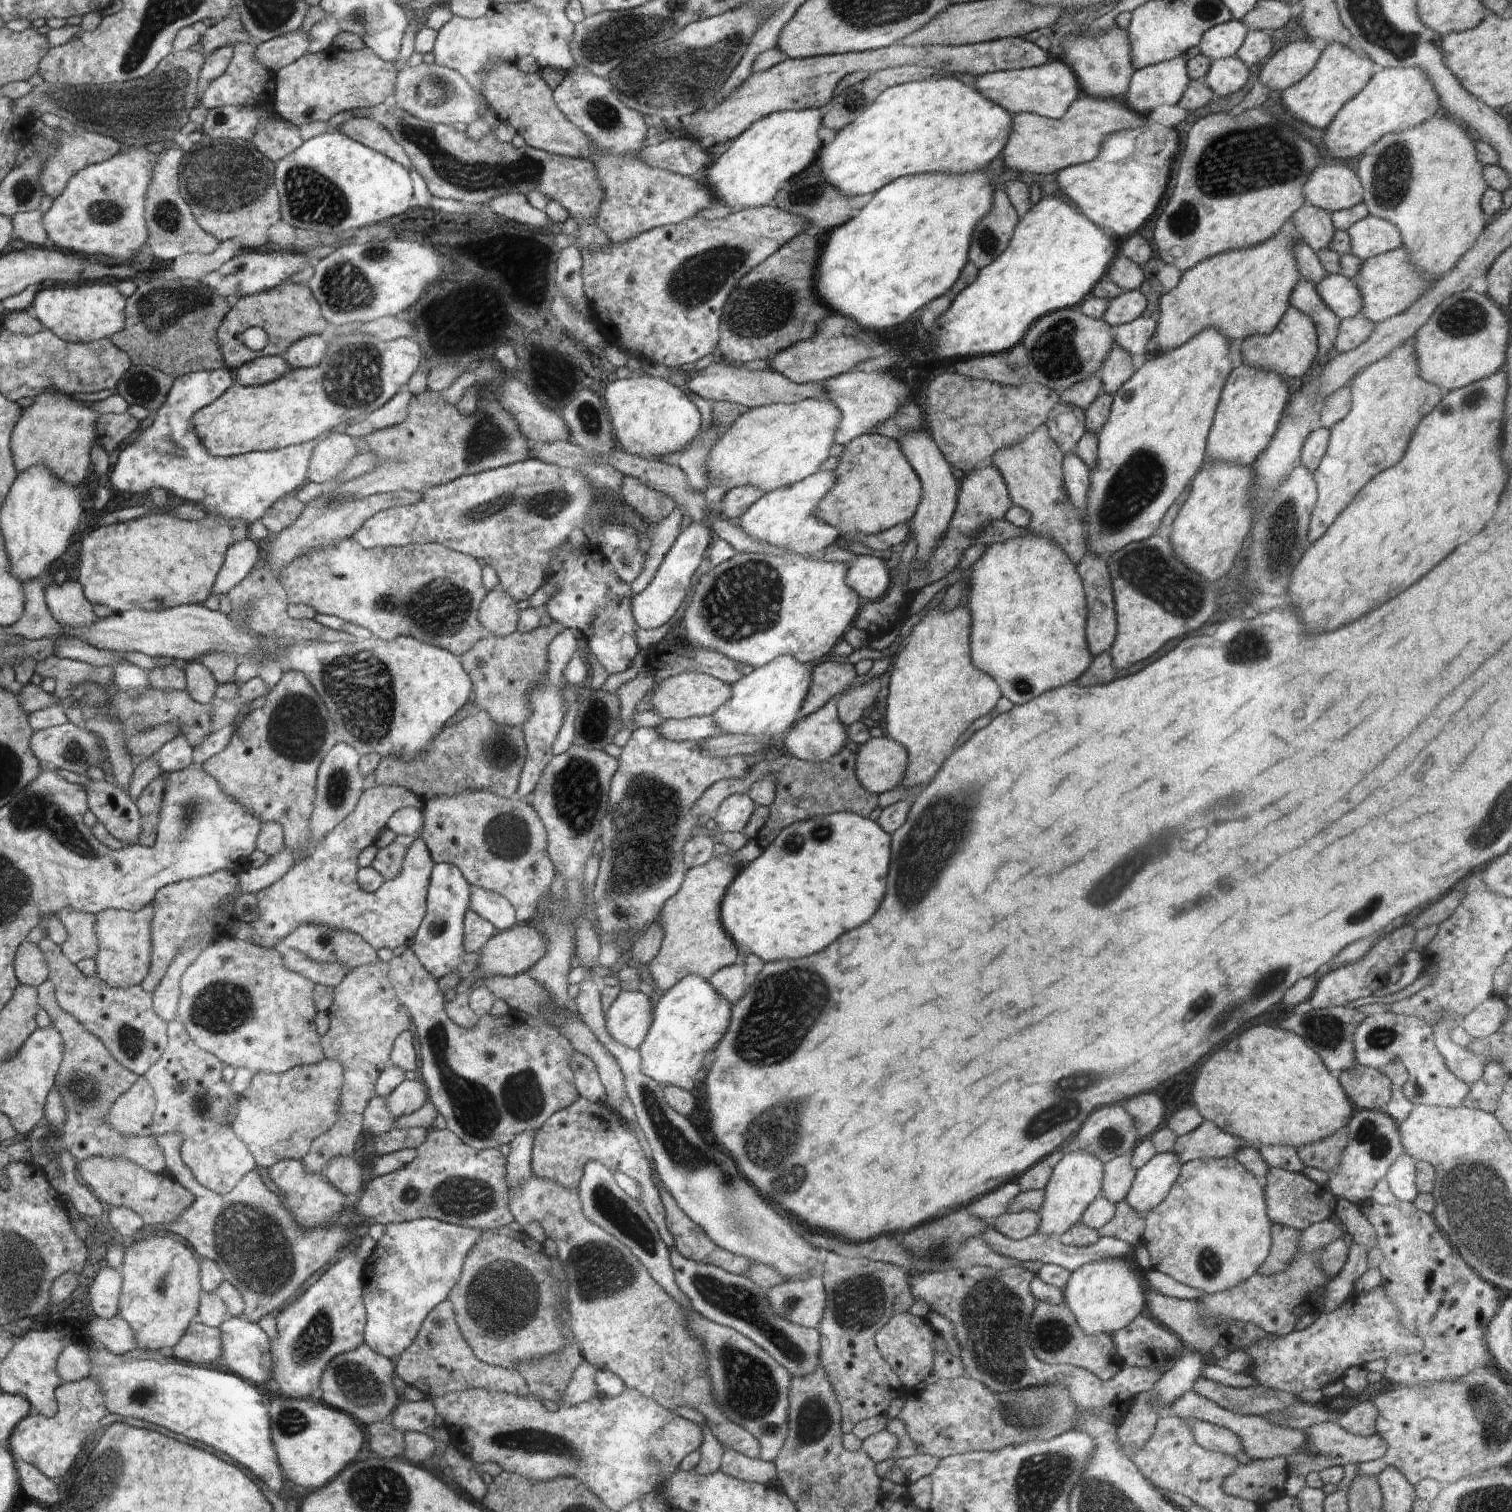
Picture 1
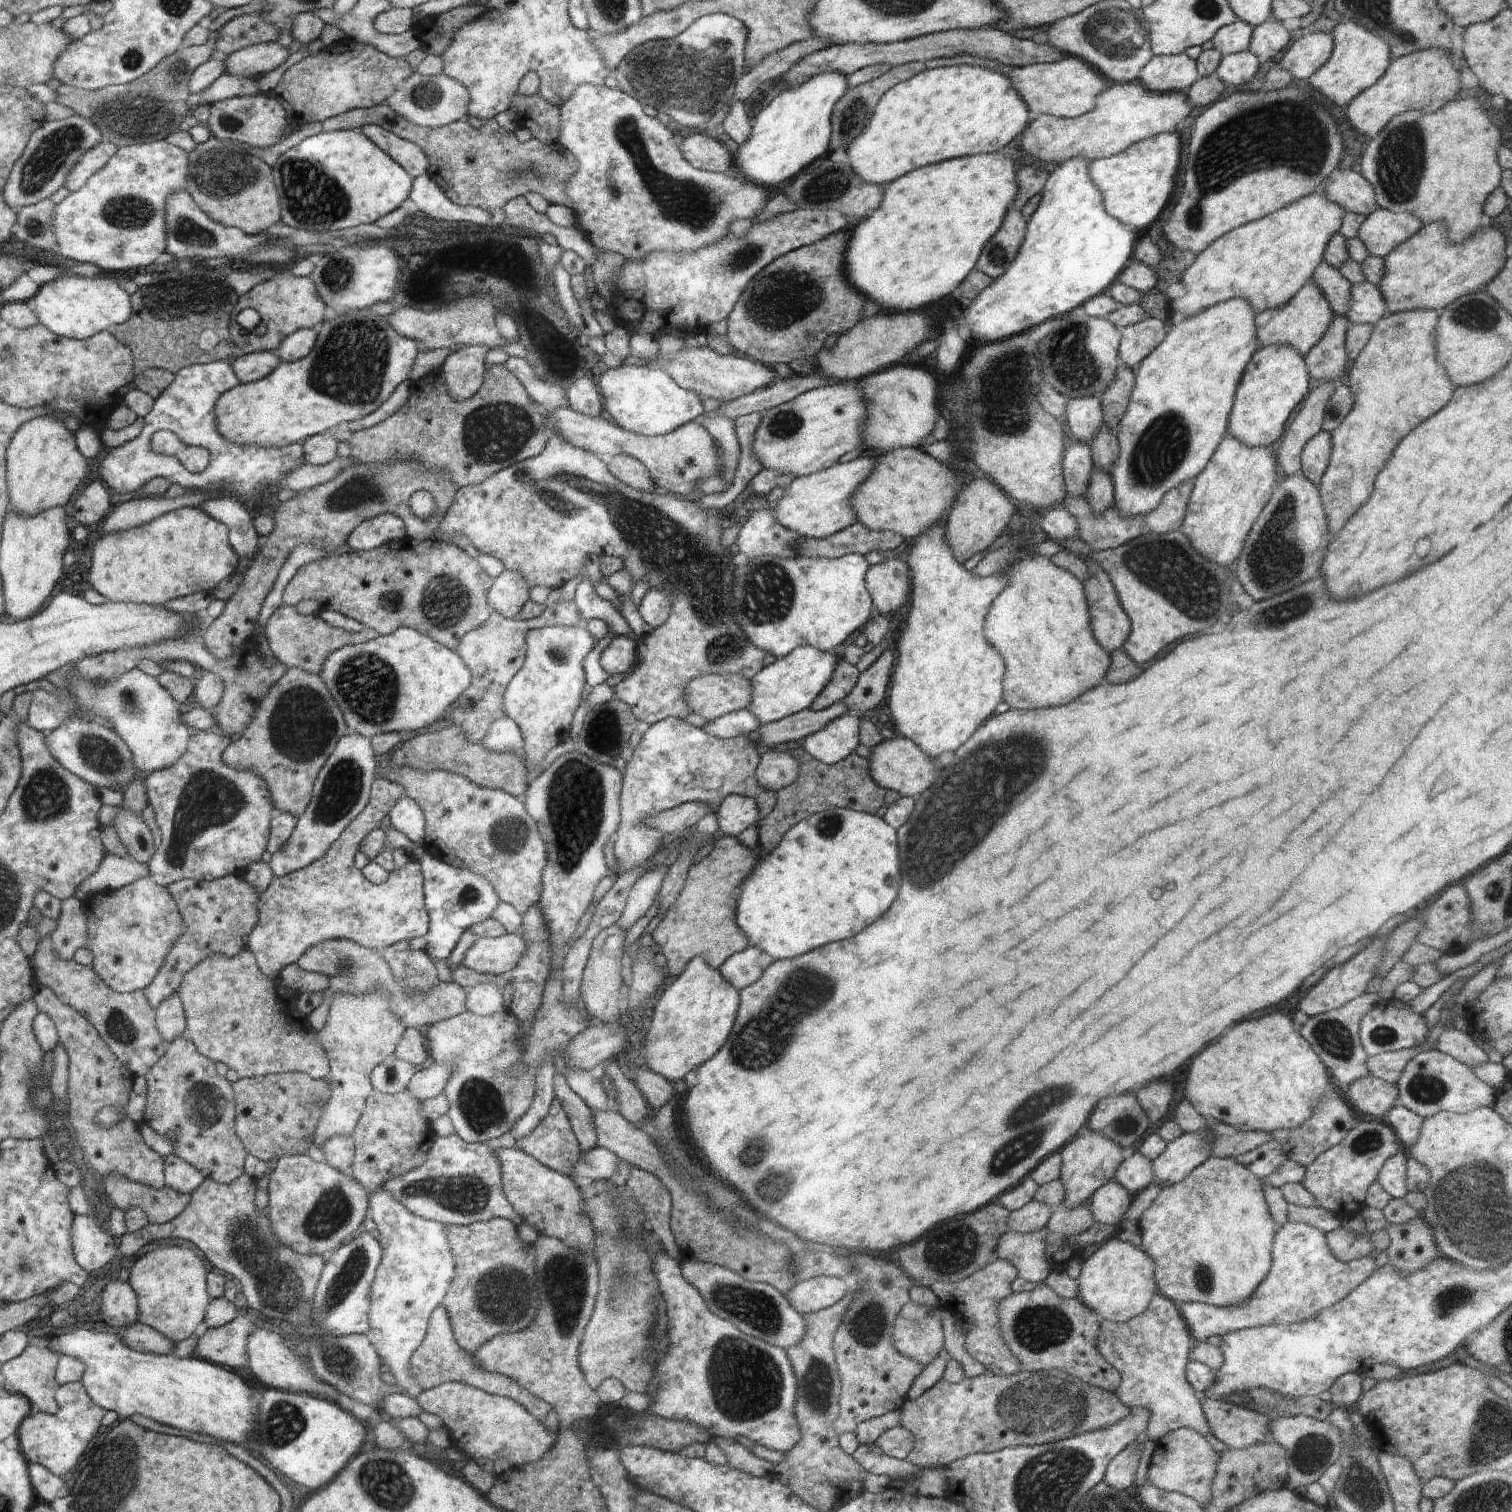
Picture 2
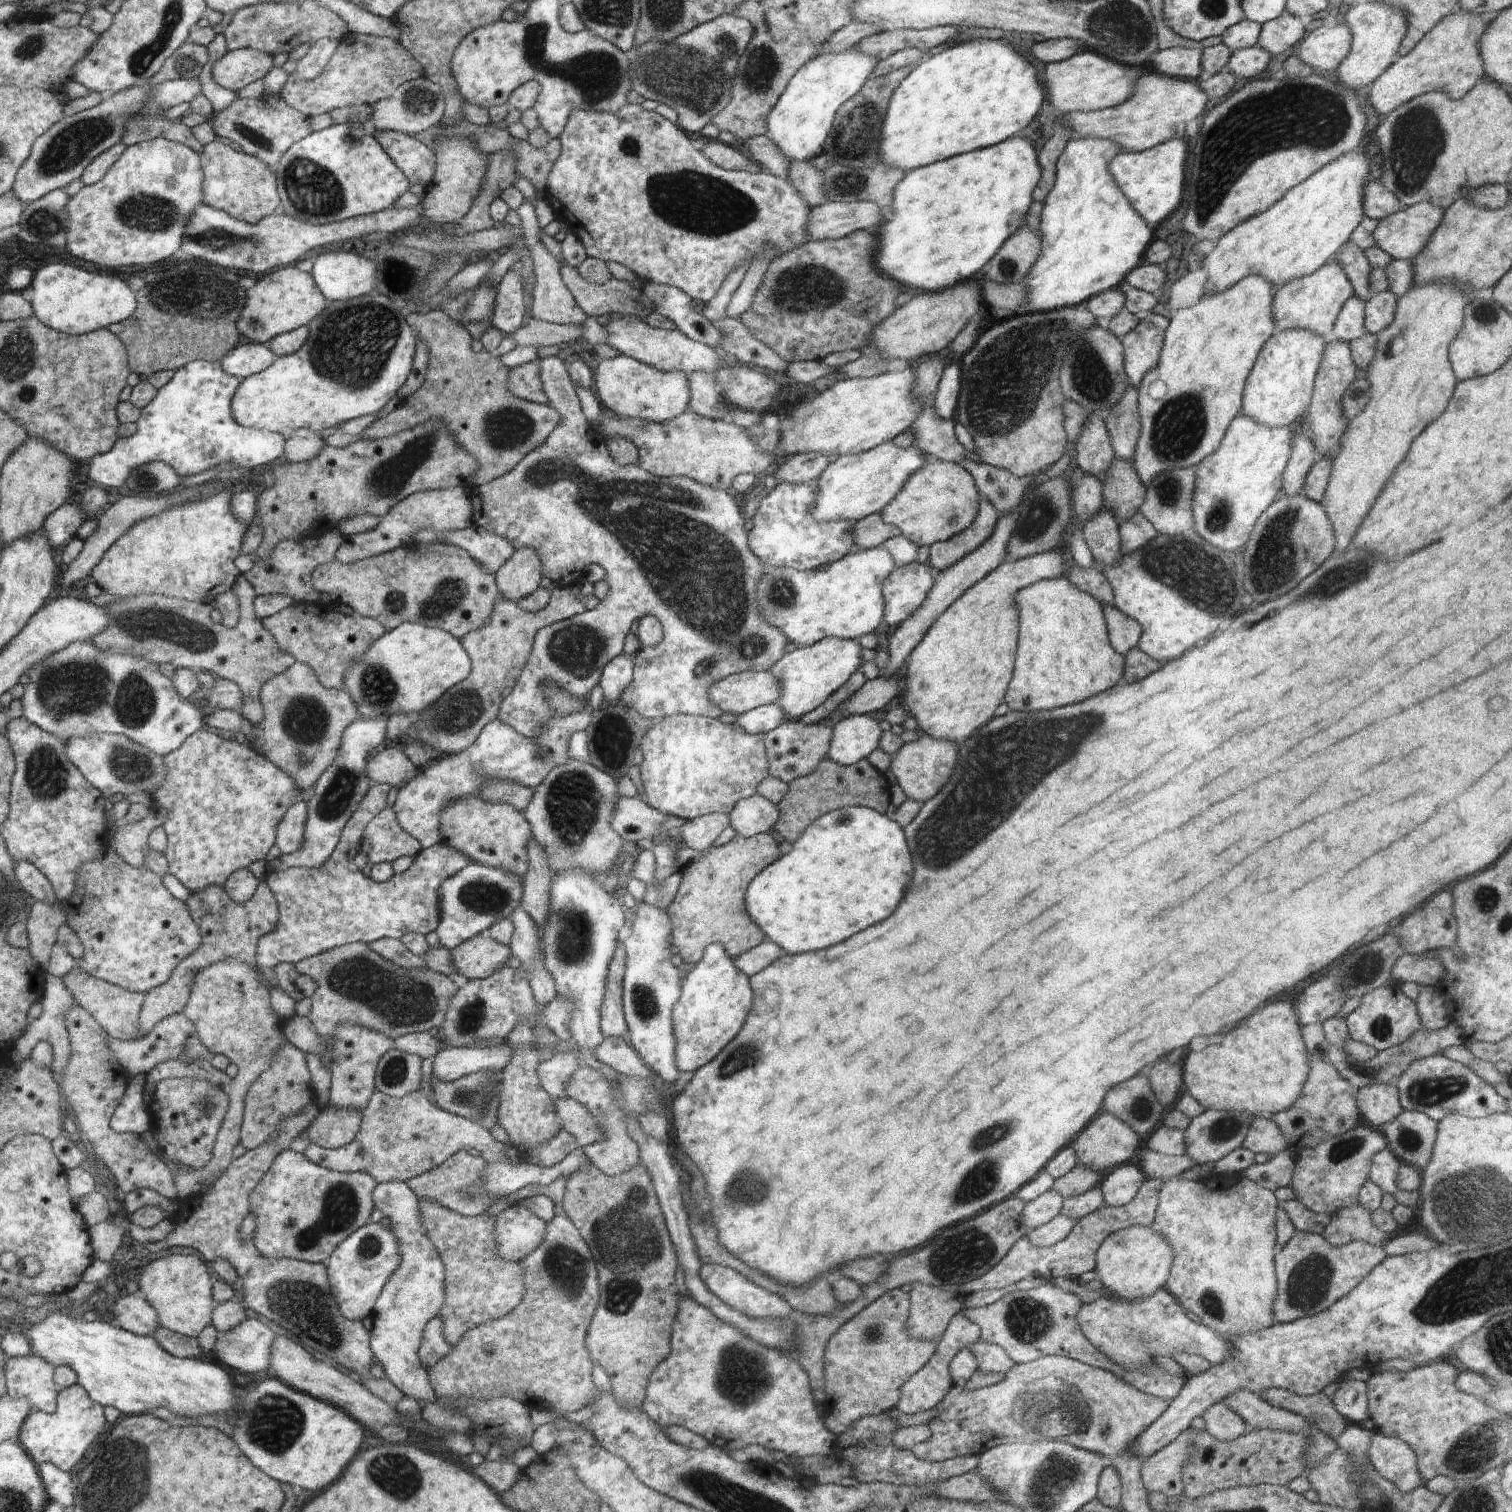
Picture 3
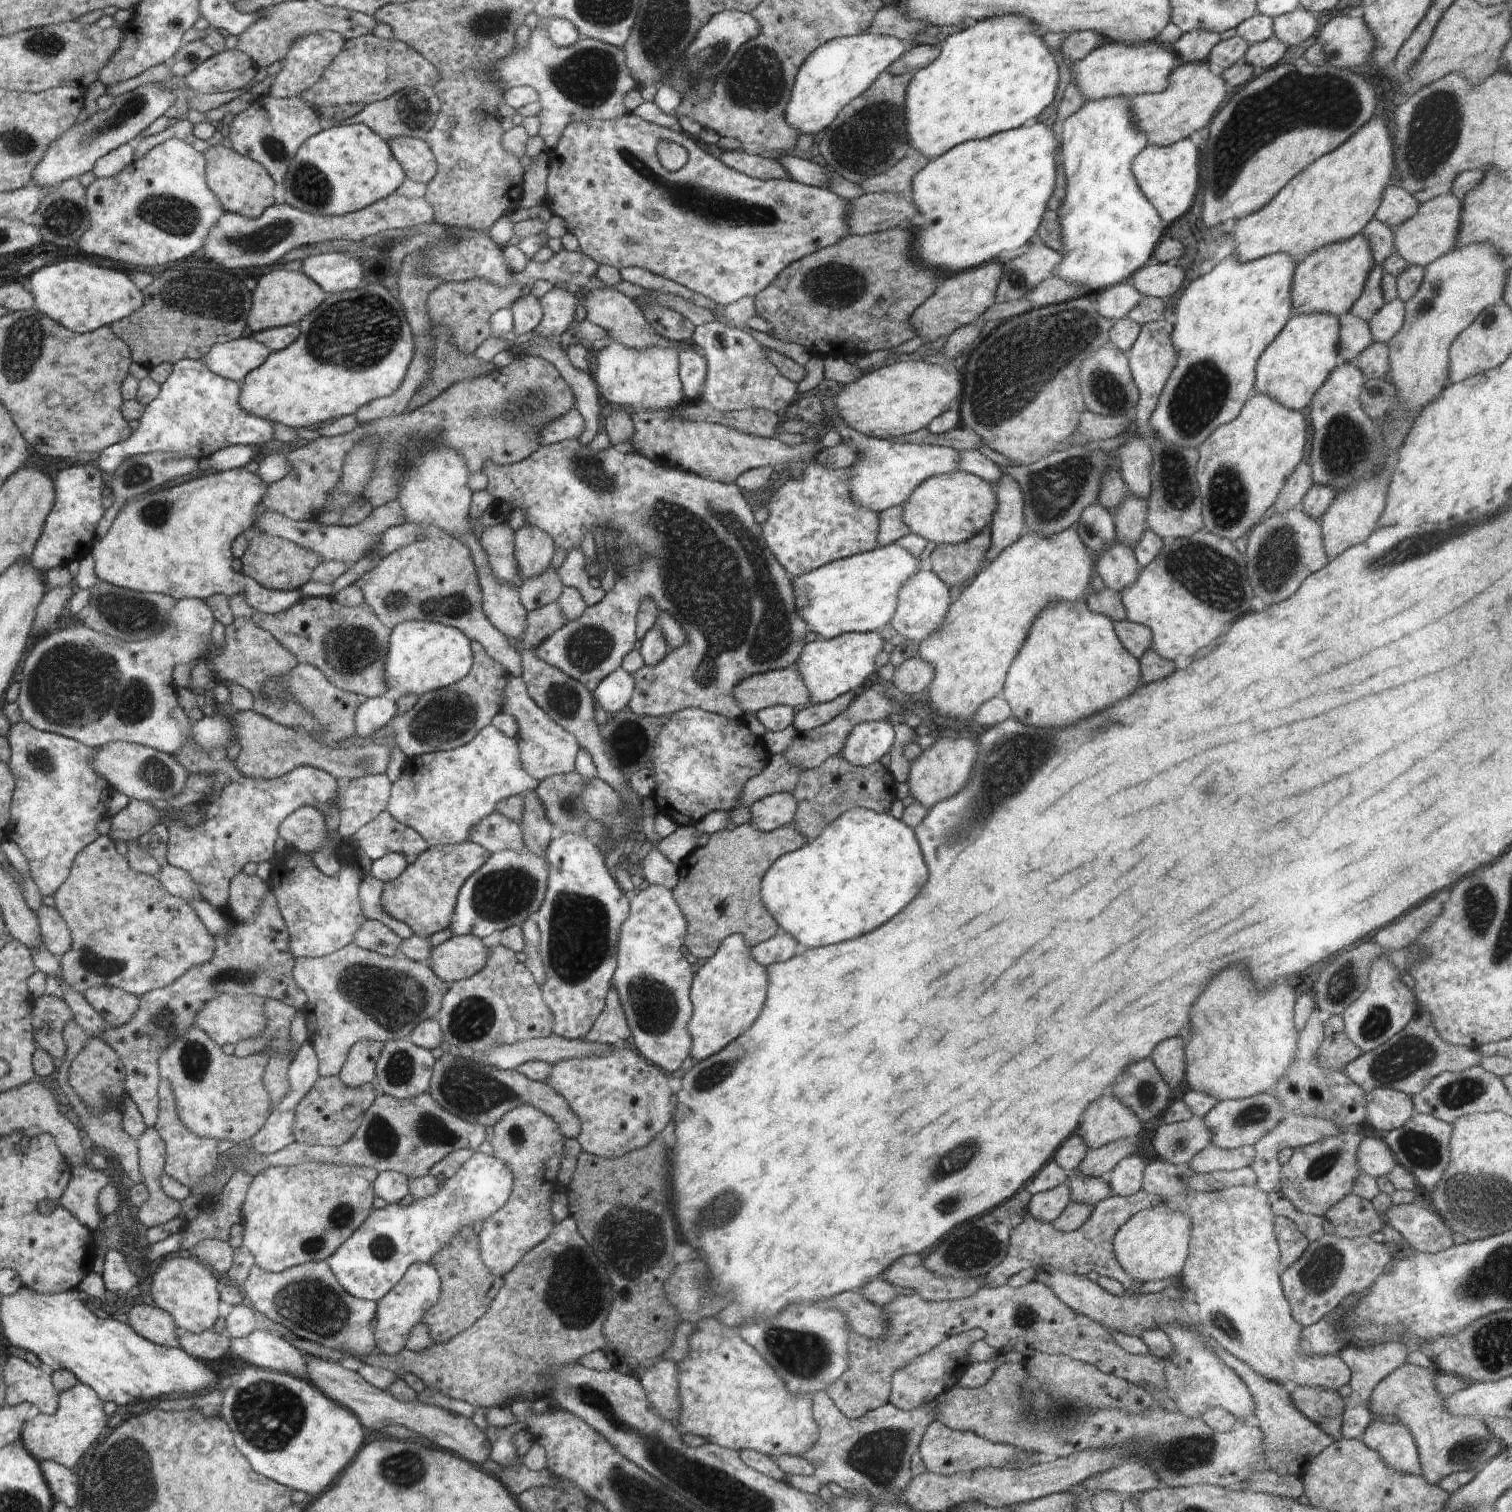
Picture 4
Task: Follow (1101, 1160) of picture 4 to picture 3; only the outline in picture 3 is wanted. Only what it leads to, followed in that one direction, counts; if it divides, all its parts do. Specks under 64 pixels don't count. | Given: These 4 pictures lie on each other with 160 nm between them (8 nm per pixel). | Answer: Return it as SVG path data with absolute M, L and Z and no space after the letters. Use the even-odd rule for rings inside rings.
M1078 1163L1068 1174L1057 1178L1052 1189L1059 1192L1064 1199L1078 1196L1084 1194L1092 1187L1098 1186L1103 1176L1103 1174L1091 1171Z

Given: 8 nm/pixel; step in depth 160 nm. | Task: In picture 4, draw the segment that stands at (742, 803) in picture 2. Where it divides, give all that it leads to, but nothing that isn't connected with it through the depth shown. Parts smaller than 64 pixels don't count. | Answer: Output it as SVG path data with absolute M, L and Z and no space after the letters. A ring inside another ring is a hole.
M774 793L748 806L751 814L750 824L758 831L768 831L790 825L797 803L791 793Z

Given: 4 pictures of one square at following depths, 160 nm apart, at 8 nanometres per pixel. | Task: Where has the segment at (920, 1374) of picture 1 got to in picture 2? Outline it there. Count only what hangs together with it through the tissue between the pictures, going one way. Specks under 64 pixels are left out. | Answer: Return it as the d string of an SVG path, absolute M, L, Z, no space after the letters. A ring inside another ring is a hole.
M908 1301L897 1314L892 1344L902 1356L919 1362L924 1368L943 1349L945 1341L938 1306L930 1307Z

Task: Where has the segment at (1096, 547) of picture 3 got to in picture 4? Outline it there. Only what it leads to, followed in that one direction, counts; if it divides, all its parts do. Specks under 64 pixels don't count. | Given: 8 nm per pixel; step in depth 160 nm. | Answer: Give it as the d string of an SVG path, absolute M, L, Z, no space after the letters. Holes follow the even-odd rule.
M1117 540L1107 549L1094 556L1094 572L1098 573L1105 586L1113 591L1121 590L1129 585L1138 574L1140 566L1134 551Z

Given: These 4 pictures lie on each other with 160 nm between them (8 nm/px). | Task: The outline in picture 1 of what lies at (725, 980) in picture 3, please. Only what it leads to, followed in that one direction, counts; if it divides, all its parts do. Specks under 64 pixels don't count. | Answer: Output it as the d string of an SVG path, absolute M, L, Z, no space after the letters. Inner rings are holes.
M698 975L684 977L674 988L663 992L653 1008L653 1021L645 1041L639 1046L640 1070L660 1086L672 1085L692 1088L694 1076L700 1070L704 1054L716 1046L730 1024L730 1006L727 999Z

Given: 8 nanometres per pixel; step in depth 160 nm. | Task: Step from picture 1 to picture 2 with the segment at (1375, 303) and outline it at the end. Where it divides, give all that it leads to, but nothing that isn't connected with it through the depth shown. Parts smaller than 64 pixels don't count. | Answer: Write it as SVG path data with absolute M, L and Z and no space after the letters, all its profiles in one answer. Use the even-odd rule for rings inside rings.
M1489 220L1466 242L1455 244L1447 240L1445 225L1432 223L1396 246L1383 259L1384 276L1377 284L1388 313L1432 309L1442 311L1449 302L1465 294L1478 291L1505 263L1506 238L1497 228L1491 228ZM1482 228L1488 228L1481 232Z

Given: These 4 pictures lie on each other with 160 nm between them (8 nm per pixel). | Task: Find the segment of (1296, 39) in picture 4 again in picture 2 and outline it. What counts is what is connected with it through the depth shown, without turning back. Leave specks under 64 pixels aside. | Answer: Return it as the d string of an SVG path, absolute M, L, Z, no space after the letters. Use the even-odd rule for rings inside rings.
M1268 18L1253 27L1249 51L1256 55L1260 63L1282 52L1290 44L1289 32L1280 21Z

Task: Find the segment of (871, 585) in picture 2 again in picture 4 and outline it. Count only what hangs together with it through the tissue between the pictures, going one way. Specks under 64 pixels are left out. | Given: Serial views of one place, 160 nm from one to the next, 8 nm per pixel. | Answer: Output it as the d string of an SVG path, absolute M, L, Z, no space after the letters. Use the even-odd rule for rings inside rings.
M918 569L897 590L897 603L890 624L898 634L920 644L941 627L951 604L950 587L934 571Z

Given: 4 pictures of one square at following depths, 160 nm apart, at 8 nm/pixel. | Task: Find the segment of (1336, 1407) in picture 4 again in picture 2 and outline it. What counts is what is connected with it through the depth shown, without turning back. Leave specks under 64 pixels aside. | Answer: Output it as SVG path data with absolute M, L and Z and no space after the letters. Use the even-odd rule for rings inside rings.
M1262 1387L1232 1391L1224 1400L1270 1418L1306 1415L1323 1421L1334 1409L1331 1401L1323 1401L1319 1397L1286 1398L1283 1394Z

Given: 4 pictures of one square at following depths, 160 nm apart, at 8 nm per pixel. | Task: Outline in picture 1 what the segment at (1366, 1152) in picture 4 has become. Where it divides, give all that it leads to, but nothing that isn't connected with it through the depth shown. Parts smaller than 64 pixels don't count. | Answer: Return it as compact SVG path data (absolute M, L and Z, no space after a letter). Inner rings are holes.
M1400 1155L1391 1166L1385 1178L1392 1194L1398 1201L1413 1202L1418 1196L1415 1185L1415 1161L1410 1155Z

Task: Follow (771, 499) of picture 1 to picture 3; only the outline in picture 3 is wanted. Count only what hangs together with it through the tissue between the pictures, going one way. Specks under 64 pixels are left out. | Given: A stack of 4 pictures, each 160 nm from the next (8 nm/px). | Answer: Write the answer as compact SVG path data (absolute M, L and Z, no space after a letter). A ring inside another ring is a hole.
M890 441L863 453L840 455L835 462L827 464L816 480L817 495L811 504L811 515L821 523L862 521L874 512L880 513L886 503L896 496L910 474L924 464L921 453L922 450L913 444L901 448Z

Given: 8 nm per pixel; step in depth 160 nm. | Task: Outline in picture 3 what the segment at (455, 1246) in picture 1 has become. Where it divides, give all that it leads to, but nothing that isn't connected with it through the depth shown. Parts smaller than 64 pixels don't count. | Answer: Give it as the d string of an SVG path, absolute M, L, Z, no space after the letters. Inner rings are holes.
M379 1183L374 1197L376 1208L390 1220L404 1262L400 1262L400 1270L396 1270L392 1276L392 1282L383 1286L384 1294L379 1294L380 1306L376 1306L376 1314L371 1314L368 1321L372 1329L371 1347L388 1380L395 1383L404 1396L418 1402L432 1402L436 1400L435 1389L417 1352L423 1339L424 1327L439 1316L445 1301L444 1265L435 1243L432 1238L428 1238L425 1226L420 1226L420 1202L407 1183Z

